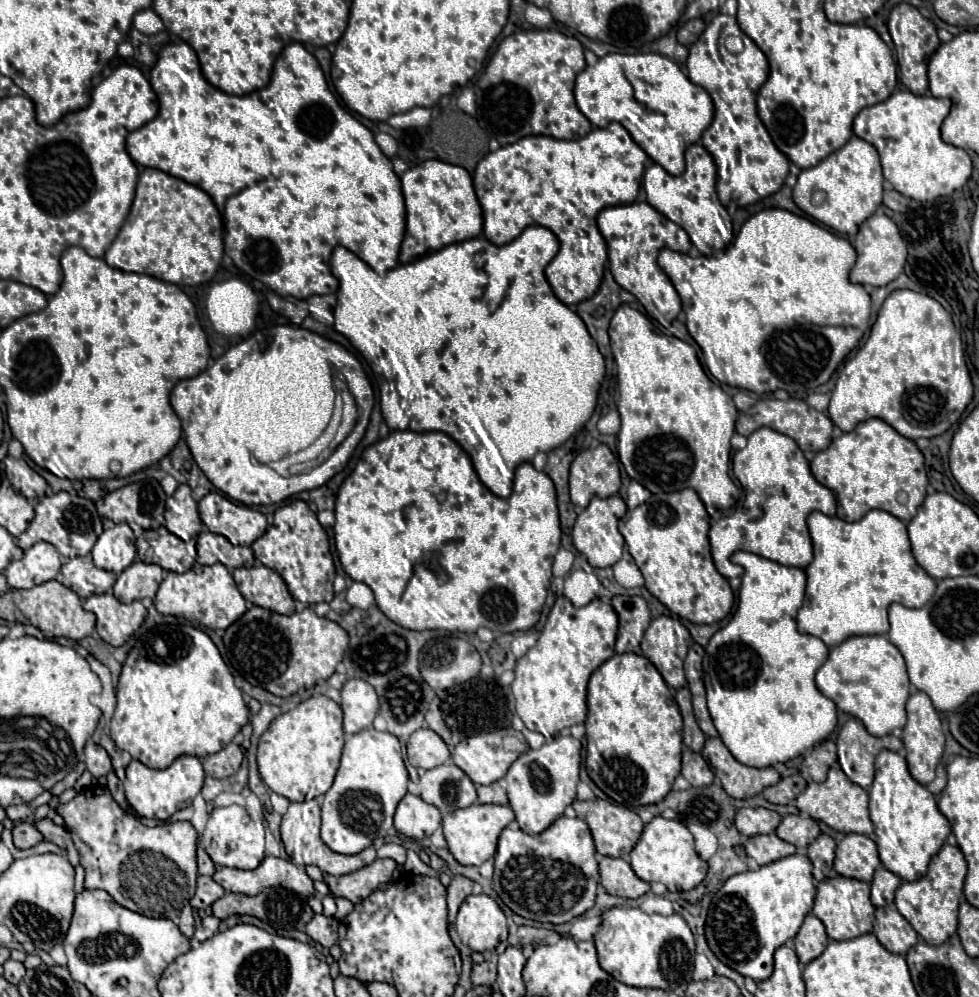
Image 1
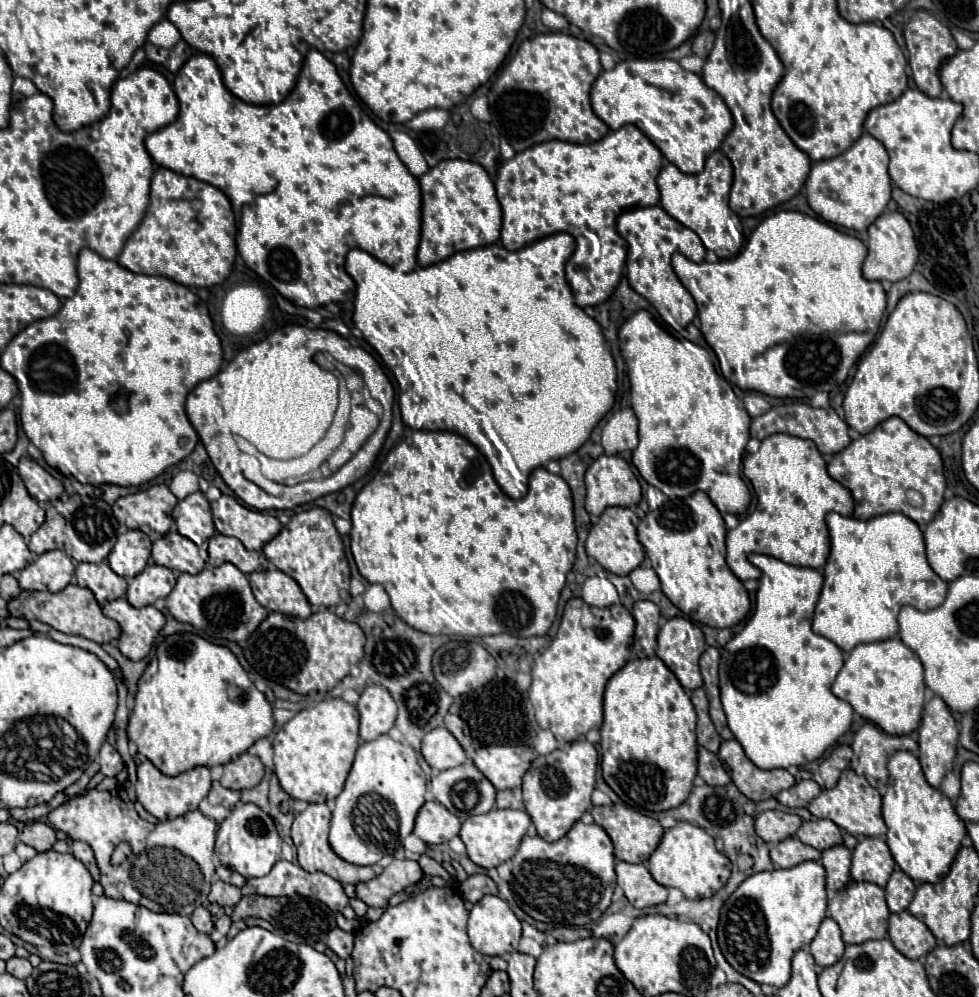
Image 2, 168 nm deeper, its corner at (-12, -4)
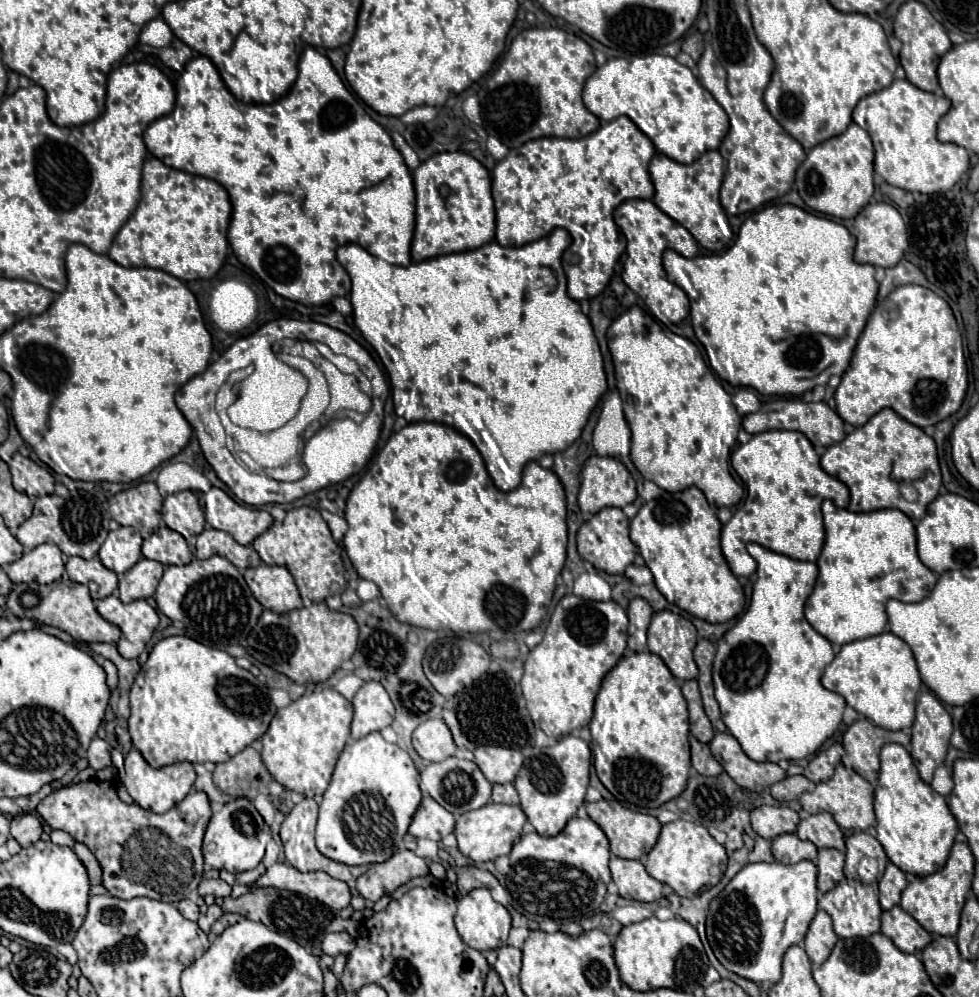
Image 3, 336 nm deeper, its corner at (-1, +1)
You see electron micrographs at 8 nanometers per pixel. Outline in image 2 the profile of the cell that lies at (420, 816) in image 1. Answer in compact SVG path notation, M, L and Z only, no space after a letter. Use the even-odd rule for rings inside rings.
M426 802L416 814L414 836L424 840L426 844L448 842L458 832L460 832L460 820L444 806L440 806L440 802Z

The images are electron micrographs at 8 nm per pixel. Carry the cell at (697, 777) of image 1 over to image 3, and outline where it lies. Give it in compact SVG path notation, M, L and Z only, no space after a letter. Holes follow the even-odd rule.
M693 735L689 737L689 743L691 743L691 763L693 763L693 767L701 775L717 775L717 773L723 771L723 767L713 757L713 753L711 753L711 749L709 749L707 743L697 741Z

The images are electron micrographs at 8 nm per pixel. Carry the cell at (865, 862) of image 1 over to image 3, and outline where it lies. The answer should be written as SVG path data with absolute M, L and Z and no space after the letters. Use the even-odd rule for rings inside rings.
M863 831L849 835L847 837L847 851L845 851L845 877L847 879L859 879L857 865L867 855L875 857L879 861L879 873L883 873L883 869L887 865L887 855L885 855L881 843Z

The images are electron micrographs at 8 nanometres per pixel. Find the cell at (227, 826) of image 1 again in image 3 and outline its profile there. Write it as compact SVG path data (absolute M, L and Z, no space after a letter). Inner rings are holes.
M235 799L229 801L219 813L213 813L205 839L203 839L203 857L205 863L209 863L213 869L229 871L229 873L241 873L255 869L263 855L265 855L265 845L271 841L271 829L259 815L259 811L253 807L249 799Z

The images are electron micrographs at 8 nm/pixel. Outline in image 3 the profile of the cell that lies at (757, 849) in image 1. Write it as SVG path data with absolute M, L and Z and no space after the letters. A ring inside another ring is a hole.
M785 833L773 839L773 855L779 863L799 863L803 859L815 861L817 847L811 841L801 841L795 833Z

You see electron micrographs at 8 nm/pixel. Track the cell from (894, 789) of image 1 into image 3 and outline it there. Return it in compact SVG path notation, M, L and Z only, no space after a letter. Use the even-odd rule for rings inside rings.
M887 743L881 749L879 785L875 787L875 815L877 841L883 845L889 861L901 871L923 877L943 869L957 835L957 821L949 811L945 797L933 791L933 787L919 777L919 771L903 745Z

